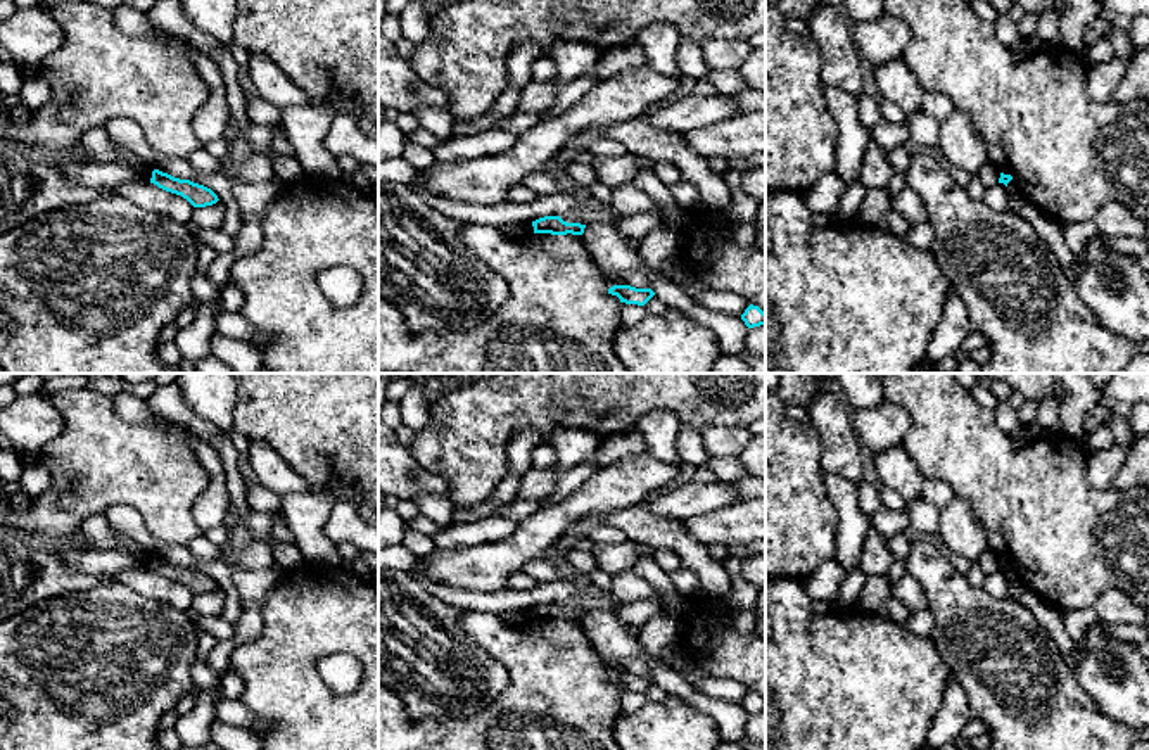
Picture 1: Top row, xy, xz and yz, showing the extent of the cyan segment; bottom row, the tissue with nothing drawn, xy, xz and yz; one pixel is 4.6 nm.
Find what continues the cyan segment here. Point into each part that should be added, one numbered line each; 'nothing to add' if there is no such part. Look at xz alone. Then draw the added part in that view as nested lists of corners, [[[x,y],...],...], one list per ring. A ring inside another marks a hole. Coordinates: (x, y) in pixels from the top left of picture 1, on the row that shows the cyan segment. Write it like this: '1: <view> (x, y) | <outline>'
nothing to add

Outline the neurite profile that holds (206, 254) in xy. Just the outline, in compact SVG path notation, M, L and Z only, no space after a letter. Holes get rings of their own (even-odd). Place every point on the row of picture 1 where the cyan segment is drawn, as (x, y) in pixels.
M197 238L197 271L206 273L209 271L213 261L216 259L216 252L206 242Z

